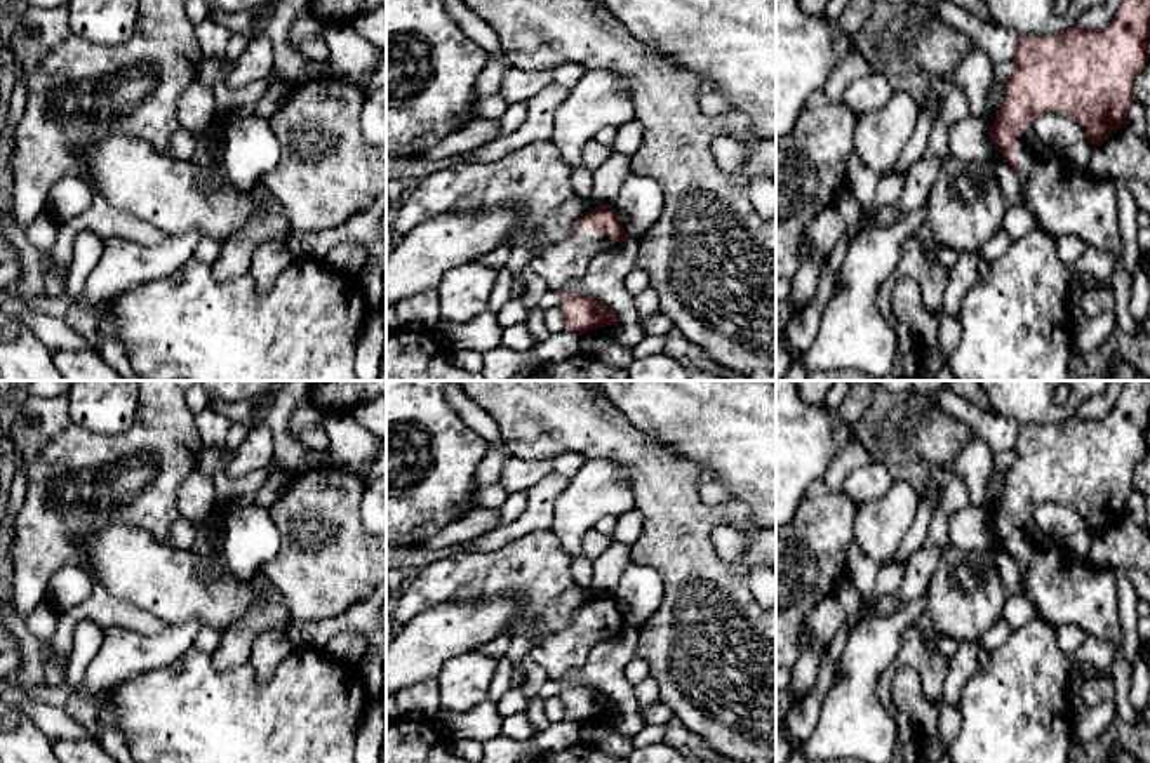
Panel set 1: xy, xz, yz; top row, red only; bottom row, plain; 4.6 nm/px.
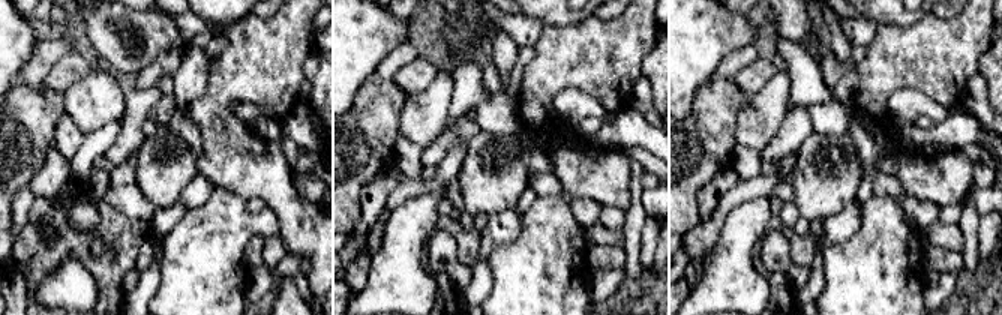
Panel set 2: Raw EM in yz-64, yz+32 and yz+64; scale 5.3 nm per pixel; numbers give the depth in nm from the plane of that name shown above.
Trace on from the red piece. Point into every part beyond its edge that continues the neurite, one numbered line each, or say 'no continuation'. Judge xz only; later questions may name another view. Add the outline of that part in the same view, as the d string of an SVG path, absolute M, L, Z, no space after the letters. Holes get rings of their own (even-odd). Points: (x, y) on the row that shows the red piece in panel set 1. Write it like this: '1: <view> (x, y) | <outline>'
1: xz (566, 261) | M571 231L555 243L541 245L529 268L546 282L548 294L555 295L581 280L595 255L616 245L595 231Z

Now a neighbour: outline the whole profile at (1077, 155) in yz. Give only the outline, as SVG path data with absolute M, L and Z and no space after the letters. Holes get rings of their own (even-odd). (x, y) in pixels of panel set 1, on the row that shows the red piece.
M1089 139L1079 141L1072 146L1068 146L1061 156L1066 160L1068 165L1084 170L1091 155L1093 155L1094 144Z

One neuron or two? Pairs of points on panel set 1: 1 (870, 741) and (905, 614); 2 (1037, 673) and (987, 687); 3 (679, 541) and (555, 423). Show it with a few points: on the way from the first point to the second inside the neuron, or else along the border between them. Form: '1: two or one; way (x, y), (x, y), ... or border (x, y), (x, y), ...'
1: one; way (863, 709), (863, 657), (874, 645)
2: one; way (1025, 682), (1020, 687), (999, 687)
3: one; way (668, 501), (665, 490), (608, 433), (595, 428)

